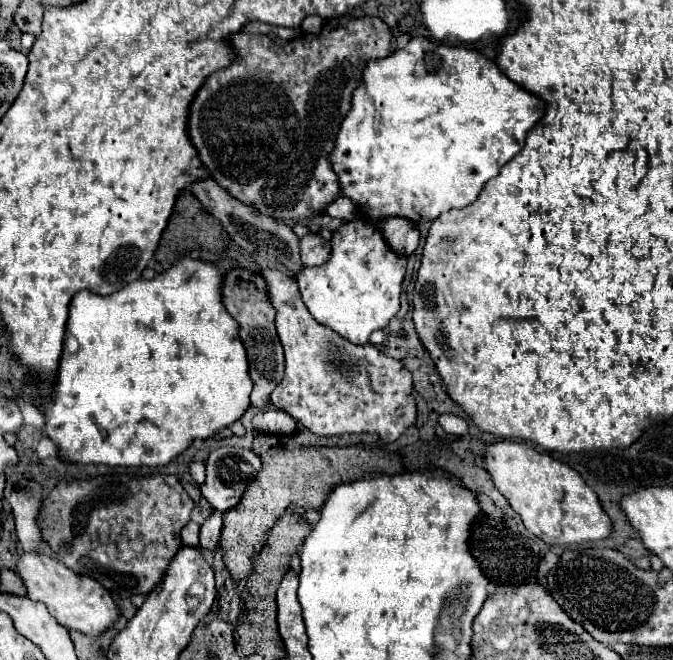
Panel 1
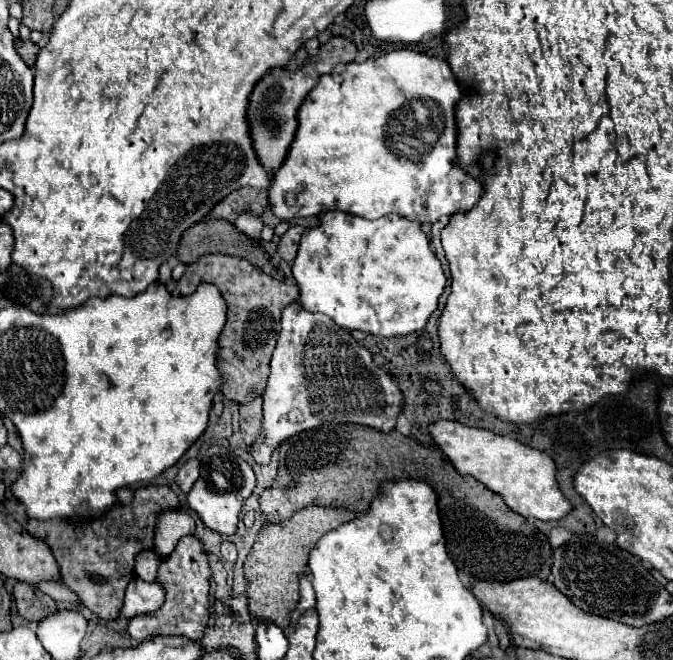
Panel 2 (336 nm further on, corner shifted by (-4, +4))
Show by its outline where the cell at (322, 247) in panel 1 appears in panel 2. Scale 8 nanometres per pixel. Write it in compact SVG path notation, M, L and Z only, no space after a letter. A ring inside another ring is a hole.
M292 225L292 227L282 235L282 239L280 239L280 249L278 249L280 259L284 259L284 261L288 261L288 263L292 263L292 261L296 259L302 233L304 233L304 227Z

